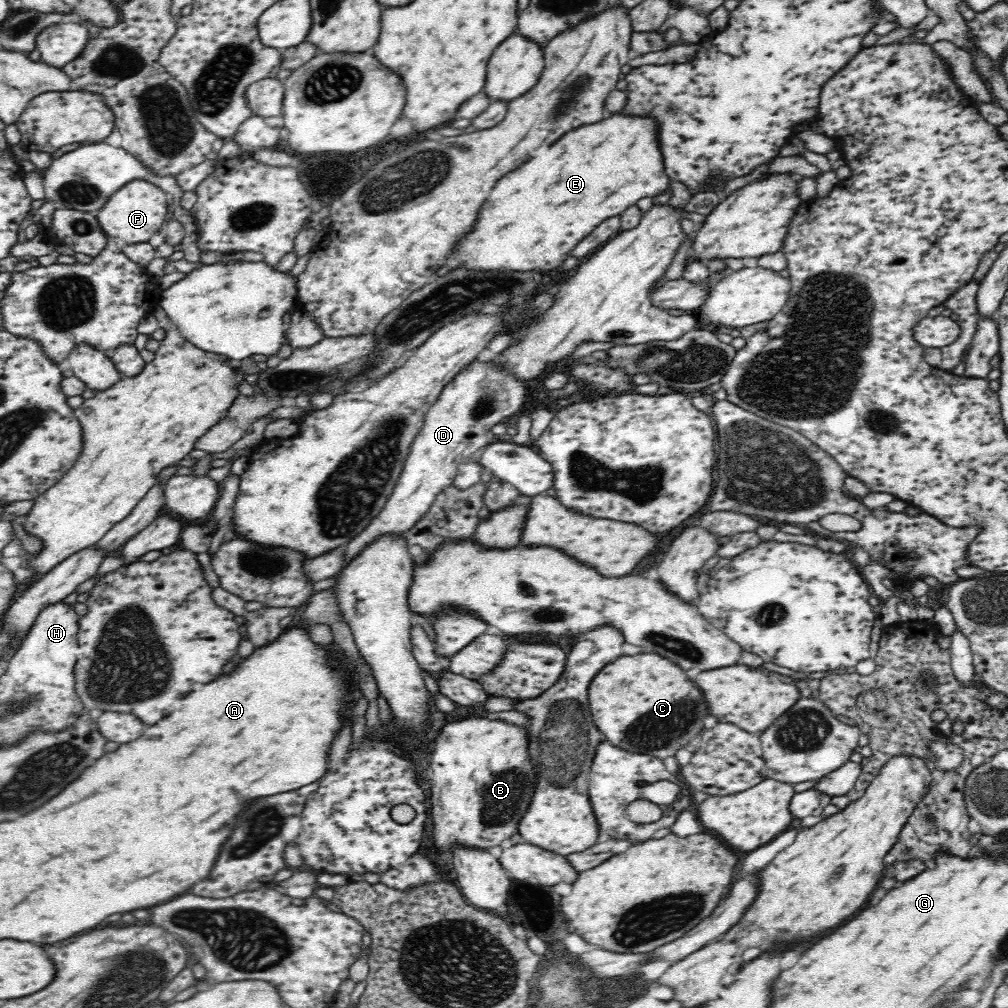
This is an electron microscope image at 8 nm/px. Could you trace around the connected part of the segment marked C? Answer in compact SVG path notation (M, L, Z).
M636 654L636 656L620 656L616 662L604 666L600 674L592 679L592 686L588 690L590 710L594 724L598 730L606 736L612 744L630 744L620 746L624 750L650 754L660 760L676 756L678 750L682 750L690 744L690 741L704 732L704 718L708 716L708 702L704 696L700 696L700 688L688 678L688 674L676 666L676 662L670 662L661 654Z

